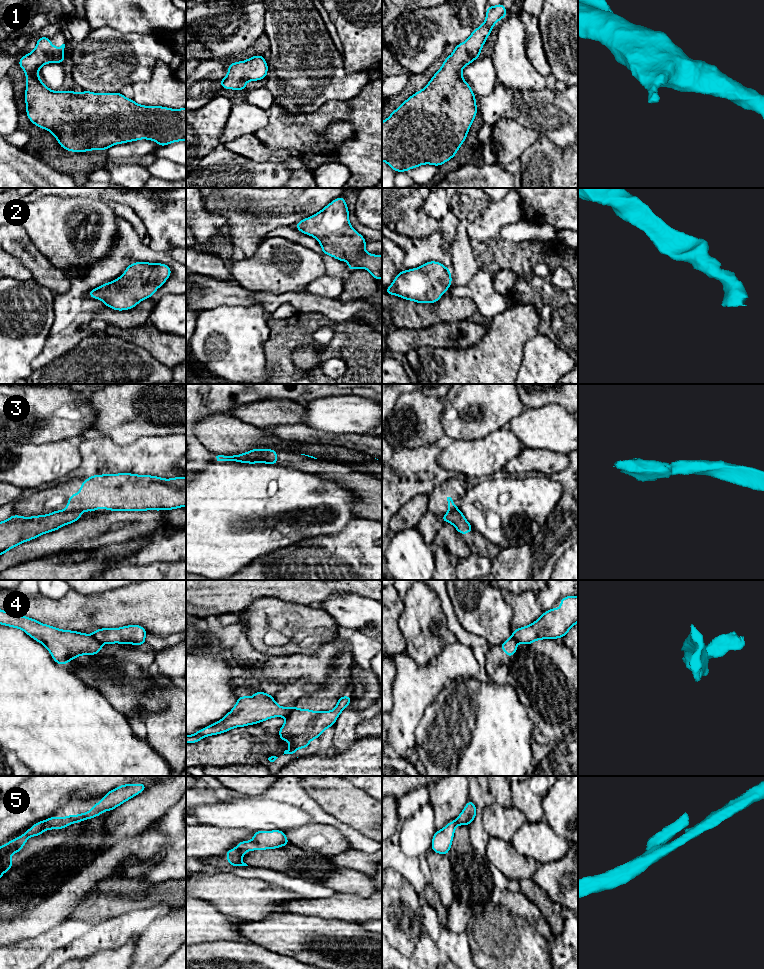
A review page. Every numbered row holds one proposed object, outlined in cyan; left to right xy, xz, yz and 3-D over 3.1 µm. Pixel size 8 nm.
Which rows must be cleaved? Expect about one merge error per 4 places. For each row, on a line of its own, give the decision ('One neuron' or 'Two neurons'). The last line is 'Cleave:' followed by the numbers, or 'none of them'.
1: One neuron
2: One neuron
3: Two neurons
4: Two neurons
5: Two neurons
Cleave: 3, 4, 5

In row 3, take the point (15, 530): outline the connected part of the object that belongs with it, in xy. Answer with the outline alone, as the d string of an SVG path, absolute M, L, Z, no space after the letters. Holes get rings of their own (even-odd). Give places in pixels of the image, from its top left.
M68 510L32 517L12 515L0 522L0 555L21 543L74 523L81 517L81 512Z

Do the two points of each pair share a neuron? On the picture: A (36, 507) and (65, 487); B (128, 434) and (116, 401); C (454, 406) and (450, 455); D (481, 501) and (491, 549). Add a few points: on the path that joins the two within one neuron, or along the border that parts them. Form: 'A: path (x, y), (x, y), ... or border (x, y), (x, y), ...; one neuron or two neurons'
A: path (43, 502), (58, 494); one neuron
B: path (121, 426), (119, 424), (119, 409); one neuron
C: border (477, 438), (474, 440), (454, 441); two neurons
D: border (473, 529), (500, 549); two neurons

